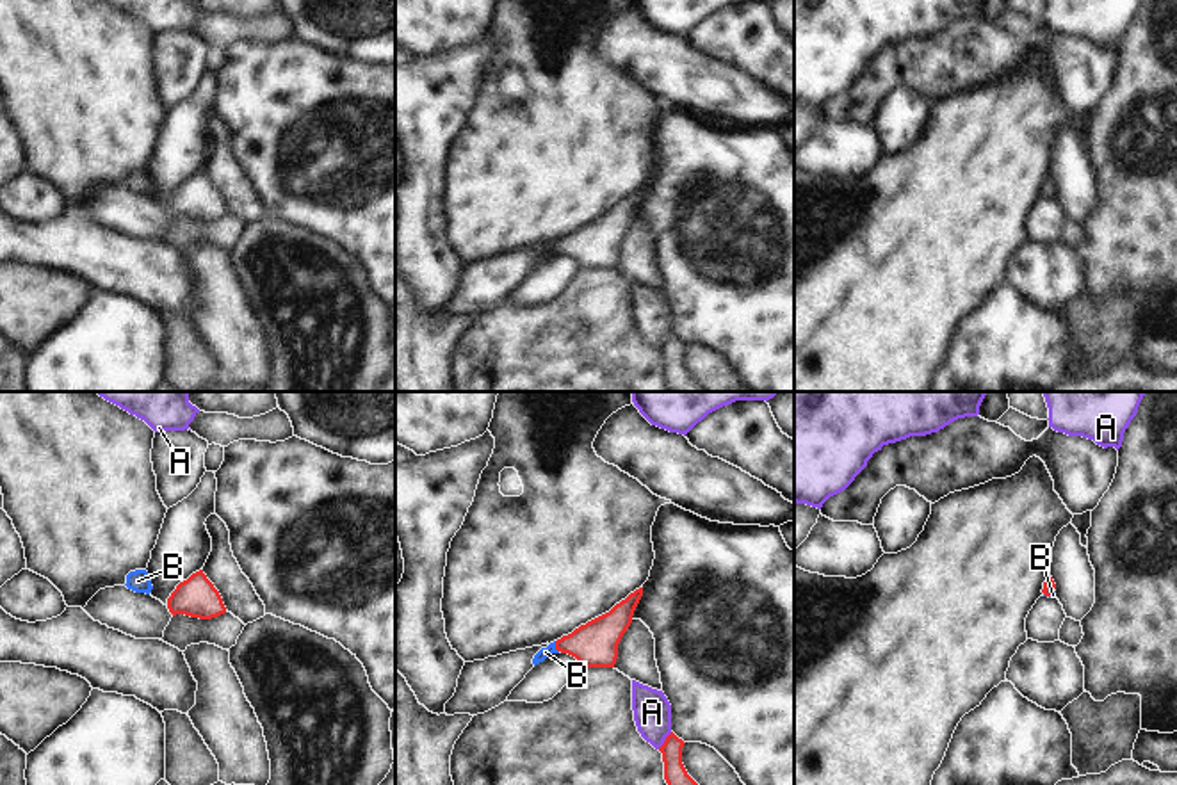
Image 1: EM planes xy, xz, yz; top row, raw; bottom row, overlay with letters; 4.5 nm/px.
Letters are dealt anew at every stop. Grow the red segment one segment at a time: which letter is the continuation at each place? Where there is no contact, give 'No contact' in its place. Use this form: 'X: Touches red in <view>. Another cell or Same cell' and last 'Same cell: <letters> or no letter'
A: Touches red in xz. Another cell
B: Touches red in xz. Same cell
Same cell: B.

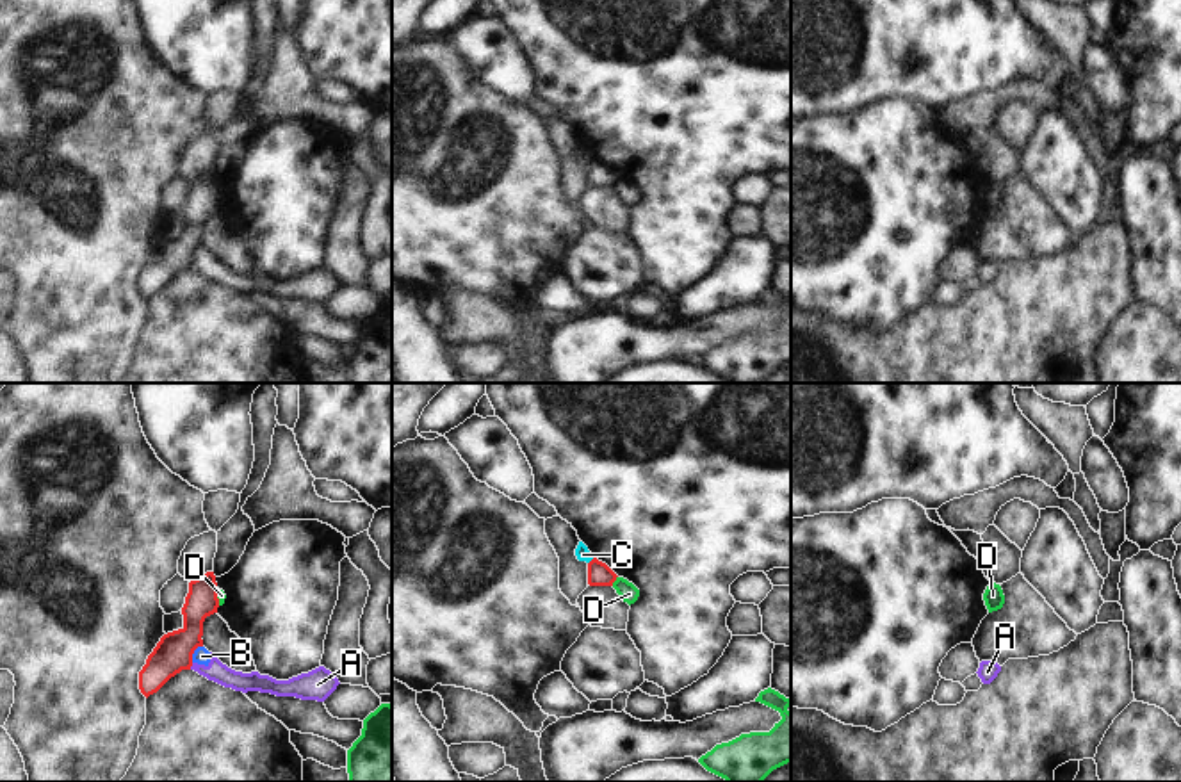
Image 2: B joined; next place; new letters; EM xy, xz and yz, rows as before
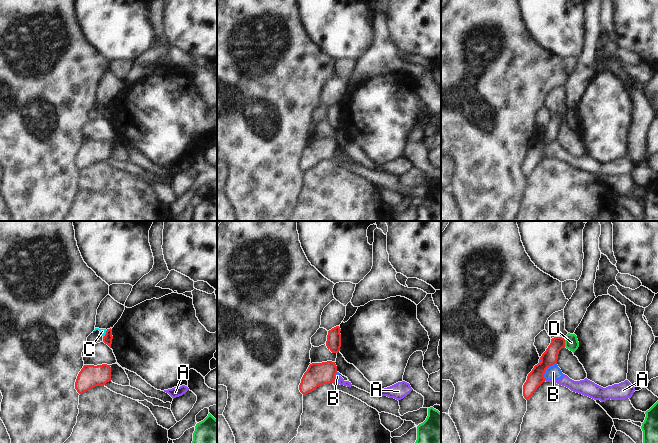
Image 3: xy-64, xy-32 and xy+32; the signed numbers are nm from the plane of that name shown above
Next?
A: Touches red in xy. Another cell
B: Touches red in xy. Another cell
C: Touches red in xz. Another cell
D: Touches red in xz. Another cell
Same cell: no letter.

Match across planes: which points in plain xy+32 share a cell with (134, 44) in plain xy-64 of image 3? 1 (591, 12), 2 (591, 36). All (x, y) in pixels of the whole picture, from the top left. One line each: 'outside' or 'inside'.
1: outside
2: outside

